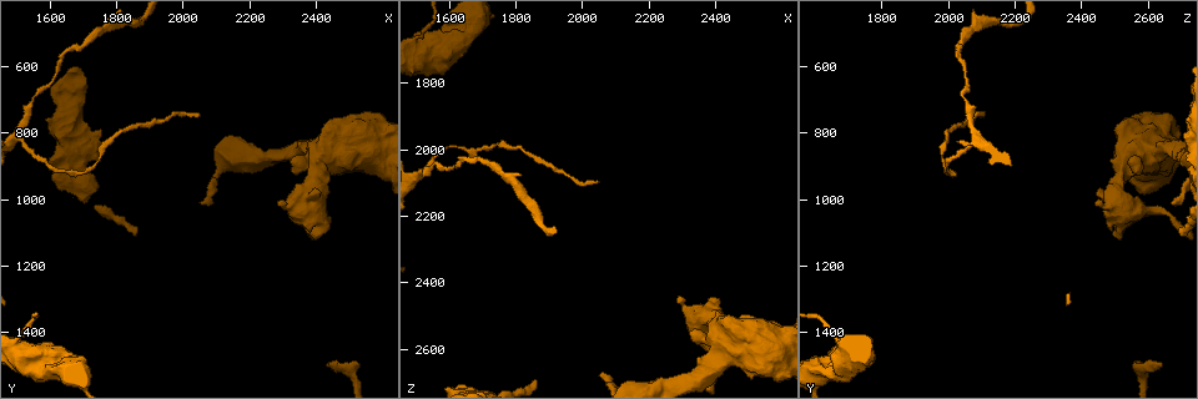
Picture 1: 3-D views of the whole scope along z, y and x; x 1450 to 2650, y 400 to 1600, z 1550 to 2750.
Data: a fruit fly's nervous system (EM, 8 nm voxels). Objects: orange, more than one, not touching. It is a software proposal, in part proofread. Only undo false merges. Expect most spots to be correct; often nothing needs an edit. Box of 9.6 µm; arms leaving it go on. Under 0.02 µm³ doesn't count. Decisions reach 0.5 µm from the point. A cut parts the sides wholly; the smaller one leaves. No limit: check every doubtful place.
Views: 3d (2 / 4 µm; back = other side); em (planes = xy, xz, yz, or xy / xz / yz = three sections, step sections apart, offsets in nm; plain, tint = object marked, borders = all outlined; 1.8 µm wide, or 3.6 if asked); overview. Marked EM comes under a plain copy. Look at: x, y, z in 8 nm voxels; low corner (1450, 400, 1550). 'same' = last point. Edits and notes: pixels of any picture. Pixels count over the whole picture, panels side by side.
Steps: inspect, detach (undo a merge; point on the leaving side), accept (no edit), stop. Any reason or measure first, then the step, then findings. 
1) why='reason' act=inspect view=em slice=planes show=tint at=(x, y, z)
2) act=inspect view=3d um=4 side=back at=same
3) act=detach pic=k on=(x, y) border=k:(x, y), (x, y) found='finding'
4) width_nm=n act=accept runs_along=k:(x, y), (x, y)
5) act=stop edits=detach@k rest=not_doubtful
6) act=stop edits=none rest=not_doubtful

why='abrupt turn' act=inspect view=em um=3.6 slice=xz step=16 show=tint at=(2380, 980, 2510)

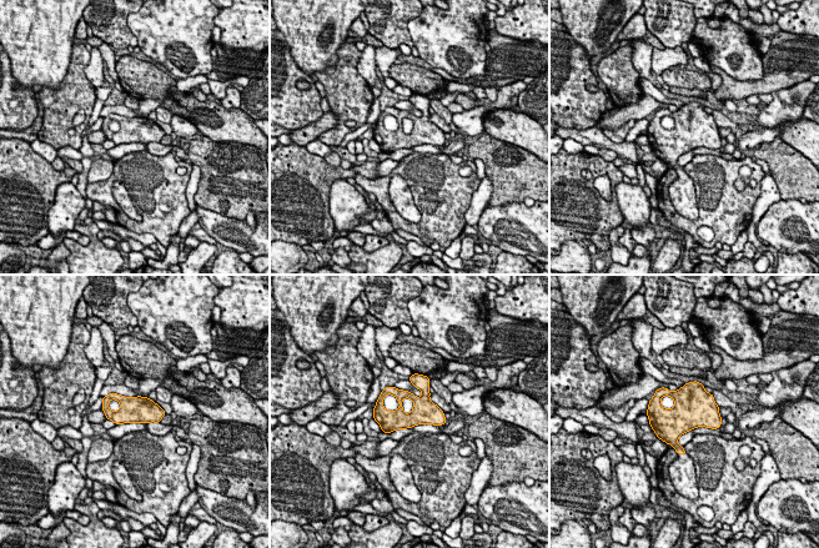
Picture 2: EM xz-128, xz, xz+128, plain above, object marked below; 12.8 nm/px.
act=accept found='one neuron here'

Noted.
why='thick turns thin' act=inspect view=3d um=4 at=(2420, 880, 2560)

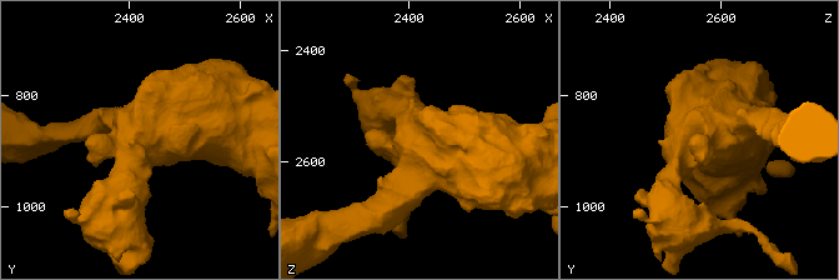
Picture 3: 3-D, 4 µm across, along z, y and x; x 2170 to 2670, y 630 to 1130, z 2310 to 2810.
act=inspect view=em um=3.6 slice=planes show=tint at=(2420, 880, 2555)

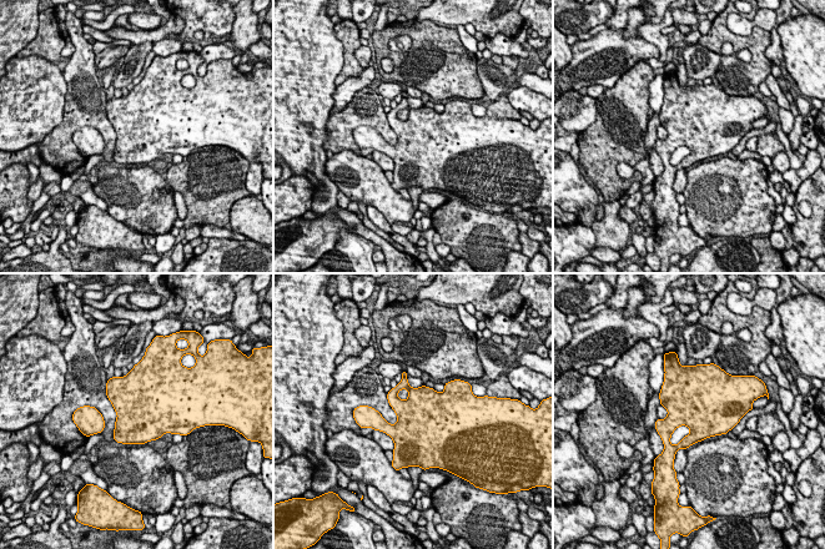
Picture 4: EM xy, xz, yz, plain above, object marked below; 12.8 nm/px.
width_nm=700 act=accept found='continuous, no second neuron'

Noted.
why='calibre changes' act=inspect view=em um=3.6 slice=planes show=tint at=(1630, 1510, 1650)

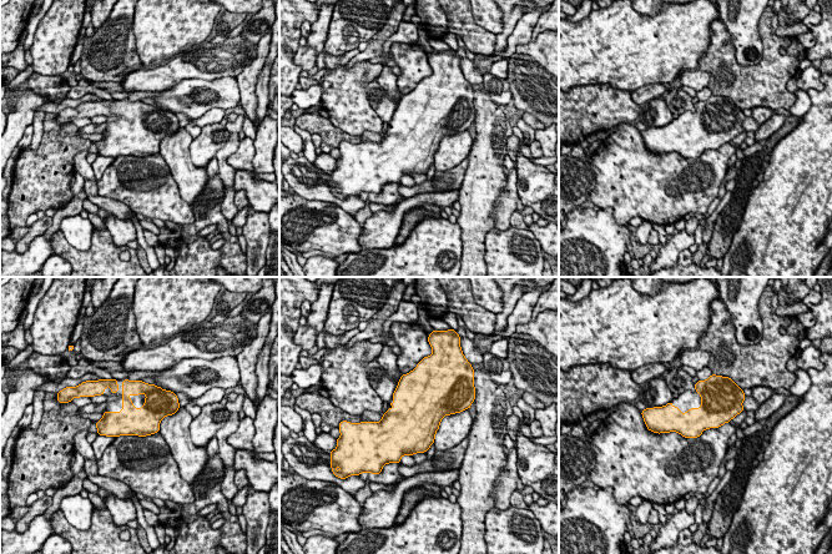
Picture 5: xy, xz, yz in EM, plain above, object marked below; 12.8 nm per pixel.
width_nm=360 act=accept found='one neuron here'

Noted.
act=stop edits=none rest=not_doubtful

